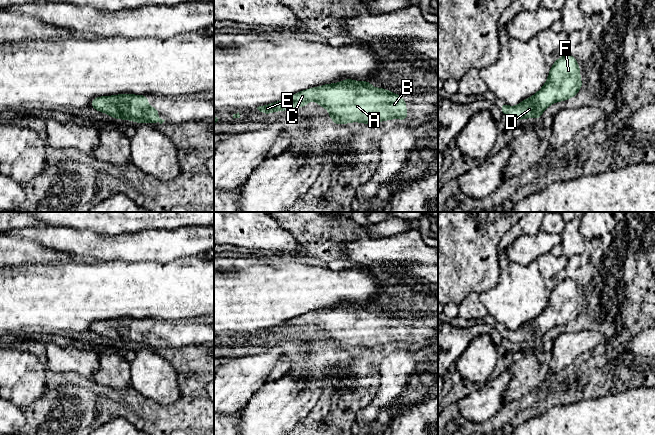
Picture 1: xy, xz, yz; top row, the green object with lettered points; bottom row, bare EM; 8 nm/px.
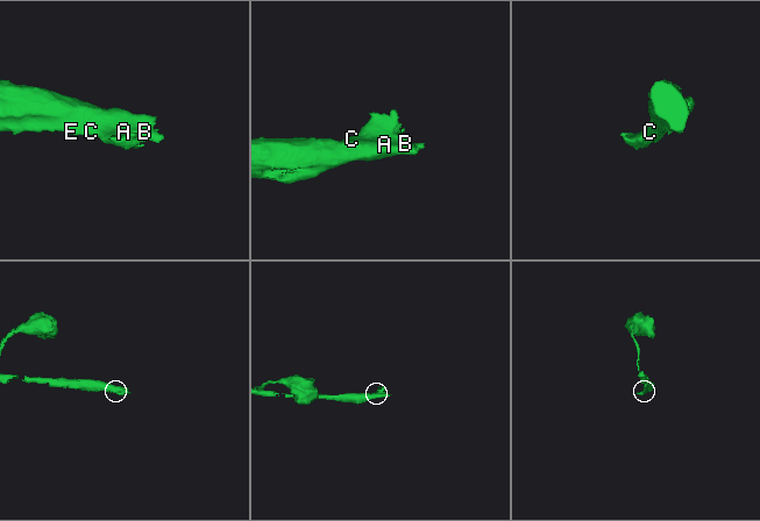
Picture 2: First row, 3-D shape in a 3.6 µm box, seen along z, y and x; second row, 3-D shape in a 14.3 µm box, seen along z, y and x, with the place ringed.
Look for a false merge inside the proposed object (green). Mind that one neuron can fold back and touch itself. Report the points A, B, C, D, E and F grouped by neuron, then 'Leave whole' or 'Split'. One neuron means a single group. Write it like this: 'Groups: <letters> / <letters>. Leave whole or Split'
Groups: A B C D E F. Leave whole

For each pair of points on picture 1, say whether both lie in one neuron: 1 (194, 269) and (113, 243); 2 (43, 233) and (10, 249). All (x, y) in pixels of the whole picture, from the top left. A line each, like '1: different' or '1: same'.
1: different
2: different

